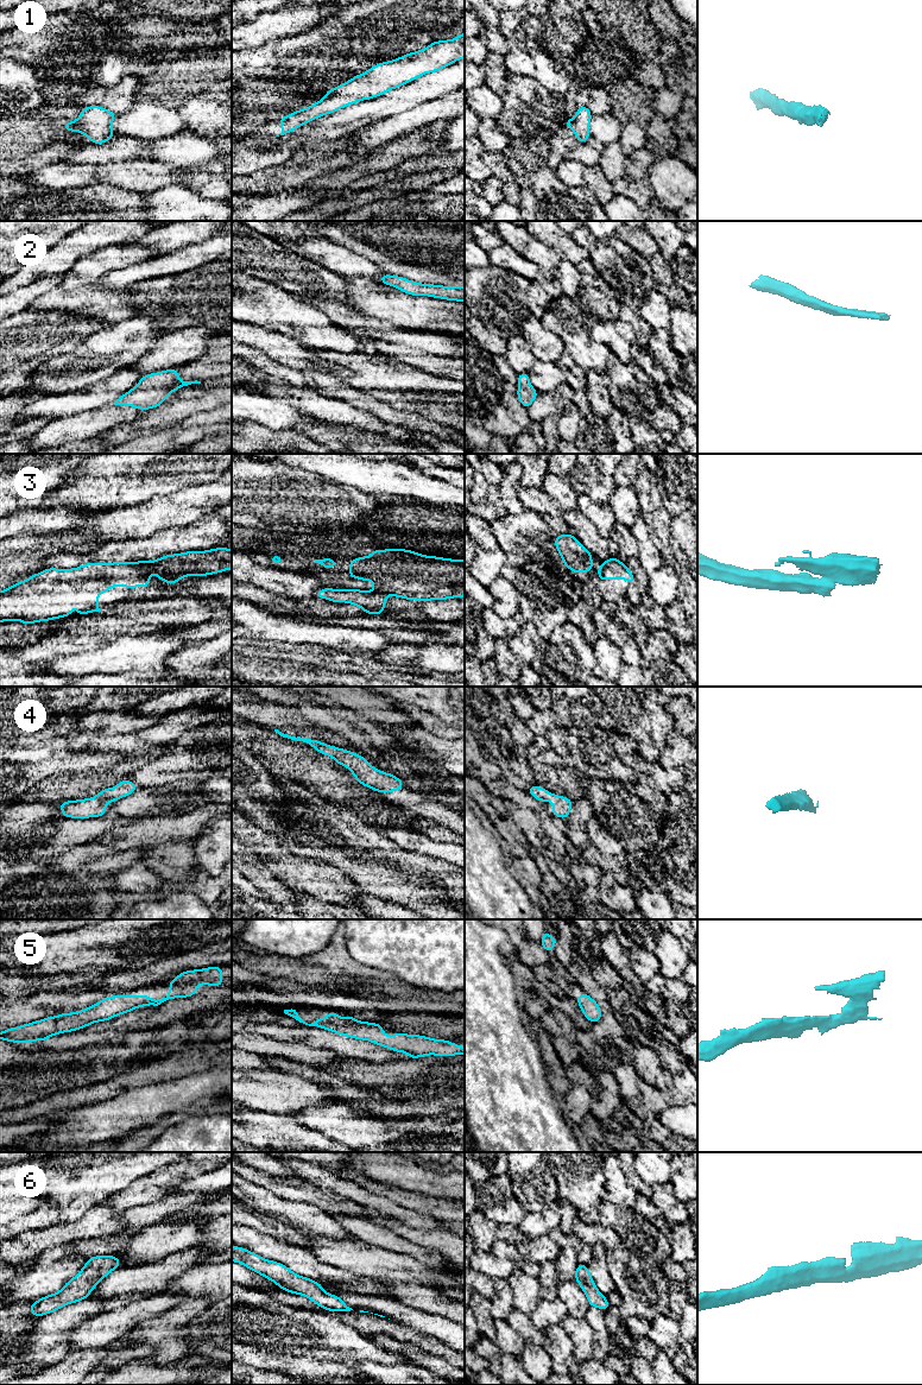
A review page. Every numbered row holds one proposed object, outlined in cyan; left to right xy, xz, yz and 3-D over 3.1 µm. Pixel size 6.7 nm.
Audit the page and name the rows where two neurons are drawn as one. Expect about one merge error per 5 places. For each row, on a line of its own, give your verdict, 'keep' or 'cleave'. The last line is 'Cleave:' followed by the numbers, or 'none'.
1: keep
2: keep
3: cleave
4: keep
5: keep
6: keep
Cleave: 3

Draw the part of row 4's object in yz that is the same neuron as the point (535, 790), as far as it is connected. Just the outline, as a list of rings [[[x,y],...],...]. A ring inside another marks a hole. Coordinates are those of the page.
[[[537,784],[528,789],[529,793],[541,802],[552,801],[552,816],[560,816],[562,820],[566,820],[570,812],[573,801],[568,797],[561,797],[556,793],[550,795],[549,790],[541,789]]]

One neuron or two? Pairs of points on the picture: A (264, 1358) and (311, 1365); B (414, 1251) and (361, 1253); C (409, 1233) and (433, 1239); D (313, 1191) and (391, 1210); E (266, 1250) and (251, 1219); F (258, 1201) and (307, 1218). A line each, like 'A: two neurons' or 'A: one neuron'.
A: one neuron
B: two neurons
C: one neuron
D: two neurons
E: two neurons
F: one neuron

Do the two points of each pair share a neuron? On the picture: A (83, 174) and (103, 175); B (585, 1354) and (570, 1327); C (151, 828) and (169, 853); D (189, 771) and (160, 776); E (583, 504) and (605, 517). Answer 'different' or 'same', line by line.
A: different
B: same
C: different
D: same
E: same

